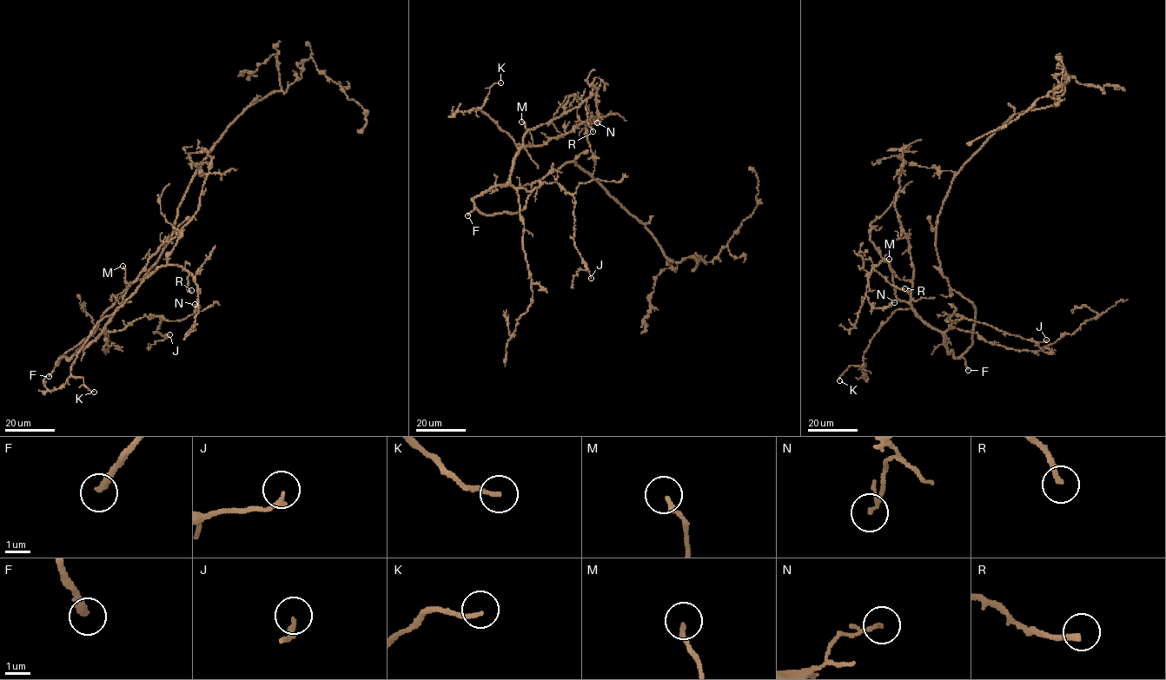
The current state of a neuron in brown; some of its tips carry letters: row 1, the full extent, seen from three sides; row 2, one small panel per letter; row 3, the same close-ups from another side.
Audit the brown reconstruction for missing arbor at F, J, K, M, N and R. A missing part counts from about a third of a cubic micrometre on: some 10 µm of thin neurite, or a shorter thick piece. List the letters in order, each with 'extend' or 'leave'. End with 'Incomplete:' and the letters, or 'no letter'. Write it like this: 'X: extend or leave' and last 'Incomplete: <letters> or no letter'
F: extend
J: leave
K: extend
M: leave
N: leave
R: leave
Incomplete: F, K

